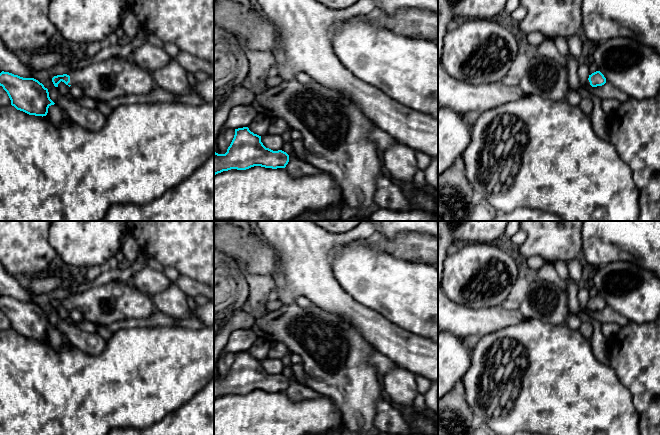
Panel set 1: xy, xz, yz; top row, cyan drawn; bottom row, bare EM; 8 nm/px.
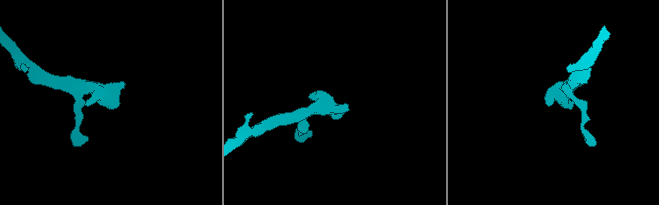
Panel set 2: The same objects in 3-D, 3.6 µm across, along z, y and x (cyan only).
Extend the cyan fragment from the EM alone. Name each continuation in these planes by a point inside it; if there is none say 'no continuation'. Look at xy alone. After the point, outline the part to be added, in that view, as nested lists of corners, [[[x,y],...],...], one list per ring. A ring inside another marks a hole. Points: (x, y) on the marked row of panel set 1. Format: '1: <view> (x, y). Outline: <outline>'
1: xy (115, 77). Outline: [[[112,57],[107,60],[89,64],[85,67],[75,69],[67,73],[67,75],[70,76],[68,85],[77,86],[81,89],[84,96],[103,102],[126,95],[145,95],[156,87],[151,72],[139,67],[131,59],[120,57]]]

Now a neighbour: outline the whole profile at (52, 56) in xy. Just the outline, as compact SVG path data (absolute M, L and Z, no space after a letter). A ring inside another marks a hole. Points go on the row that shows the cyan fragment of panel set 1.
M51 44L49 47L44 48L41 53L30 51L20 53L19 56L33 71L39 71L61 64L63 60L71 56L71 52L59 48L56 44Z

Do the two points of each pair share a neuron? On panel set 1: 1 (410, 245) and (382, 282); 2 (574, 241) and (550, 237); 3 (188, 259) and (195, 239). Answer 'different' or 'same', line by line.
1: different
2: same
3: same

